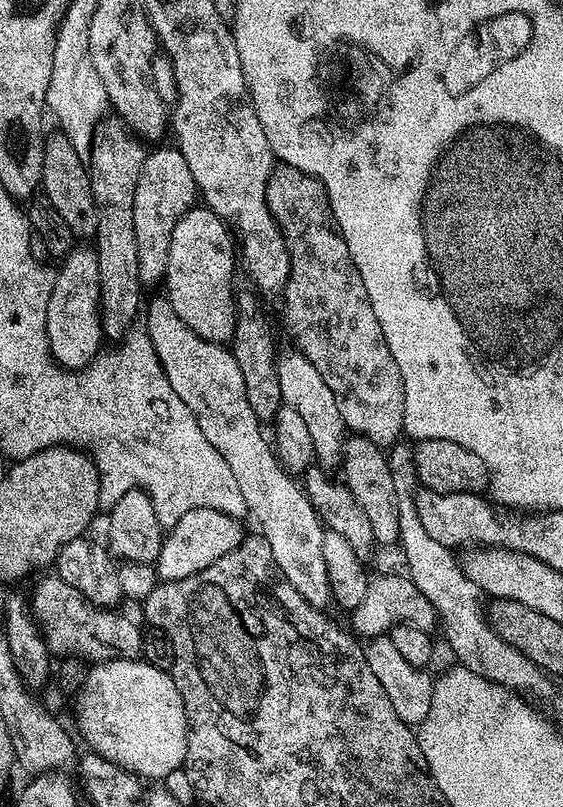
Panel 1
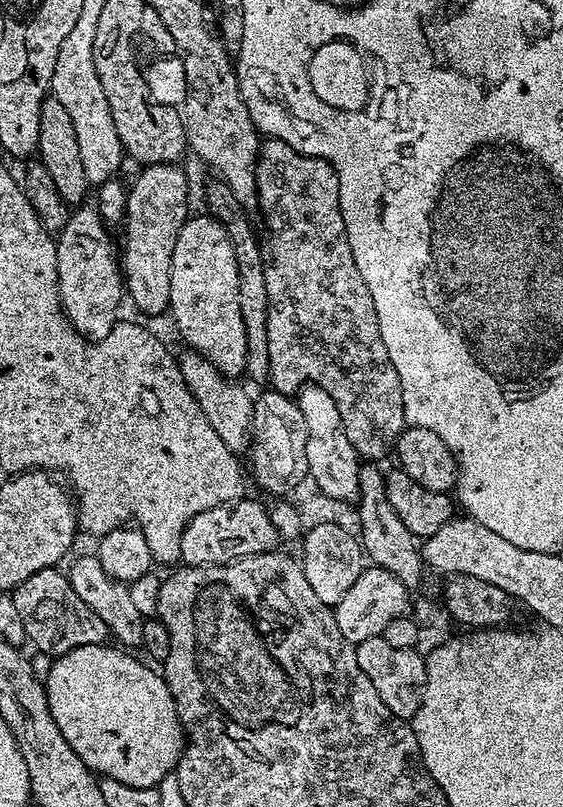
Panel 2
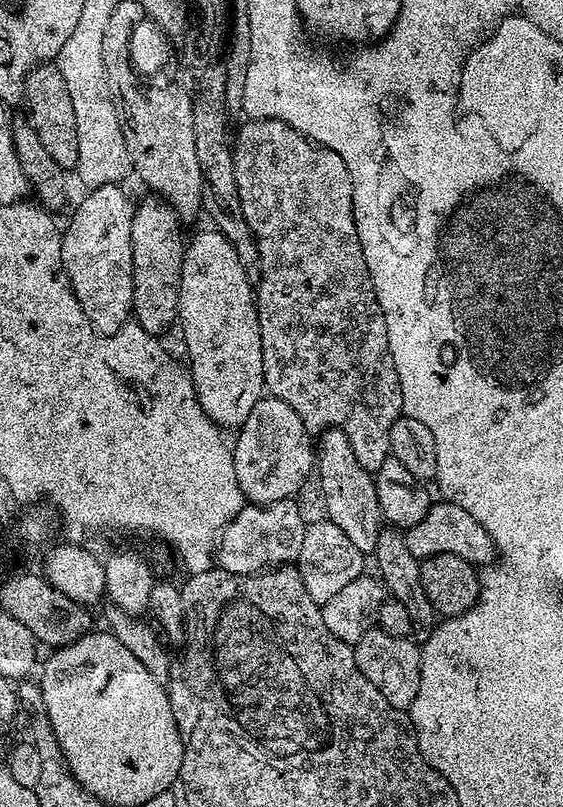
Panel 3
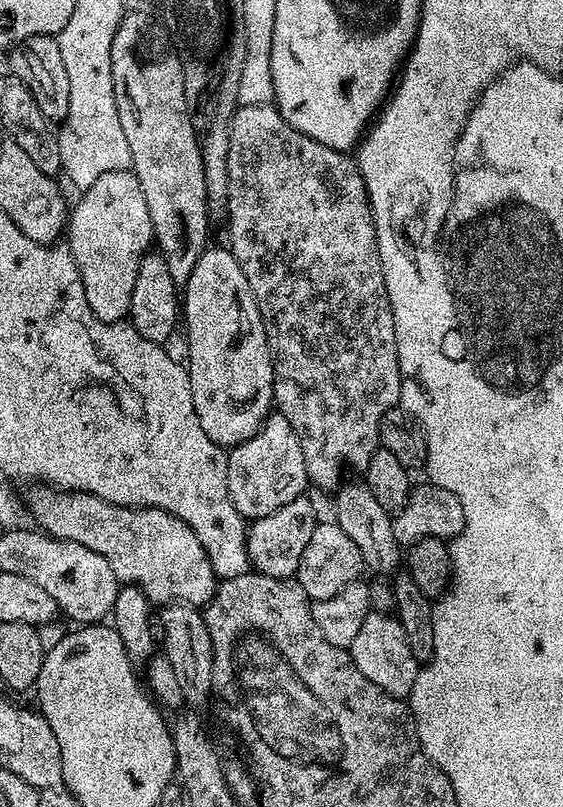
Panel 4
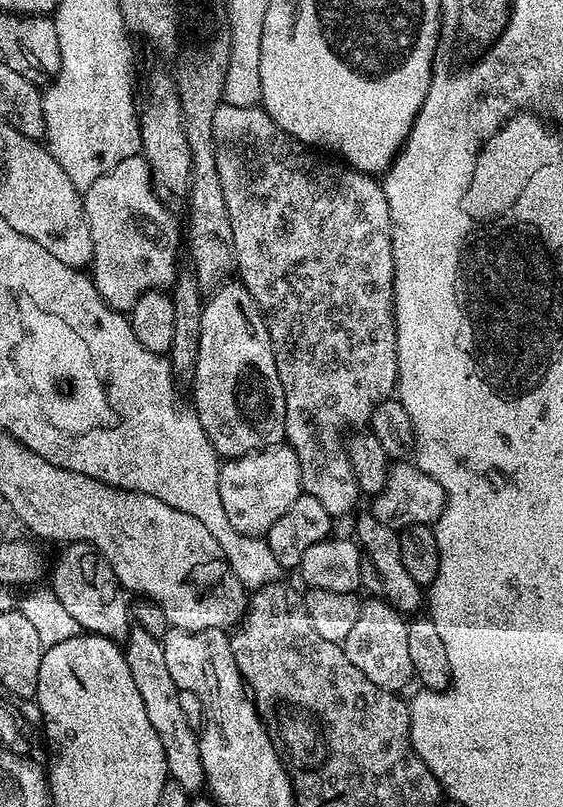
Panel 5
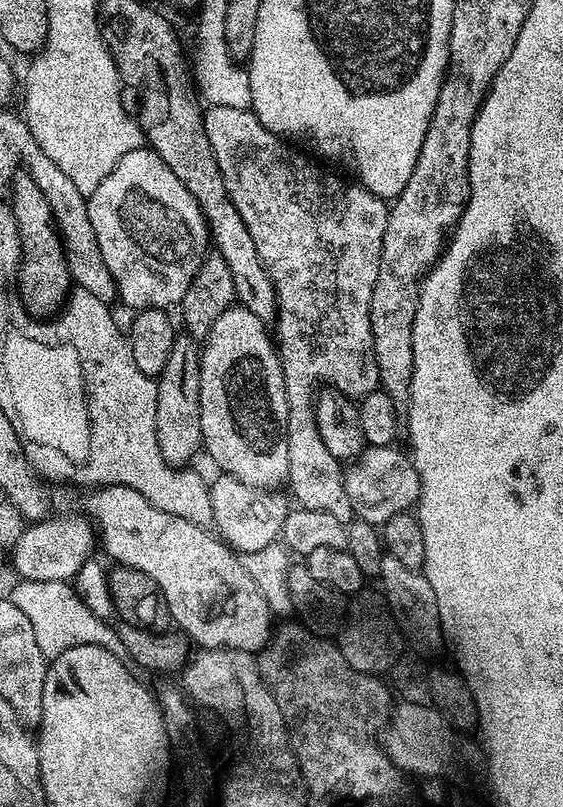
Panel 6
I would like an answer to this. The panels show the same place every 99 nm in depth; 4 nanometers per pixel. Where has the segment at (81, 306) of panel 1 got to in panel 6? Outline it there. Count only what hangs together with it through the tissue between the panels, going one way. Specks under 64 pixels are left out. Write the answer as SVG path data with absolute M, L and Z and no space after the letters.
M145 146L130 150L102 178L98 190L87 197L90 226L94 226L94 238L98 238L98 250L106 258L106 266L116 283L119 303L124 303L131 310L142 308L162 308L165 310L179 305L183 300L190 282L200 269L204 257L210 252L210 231L200 204L190 194L188 187L162 162L162 158Z

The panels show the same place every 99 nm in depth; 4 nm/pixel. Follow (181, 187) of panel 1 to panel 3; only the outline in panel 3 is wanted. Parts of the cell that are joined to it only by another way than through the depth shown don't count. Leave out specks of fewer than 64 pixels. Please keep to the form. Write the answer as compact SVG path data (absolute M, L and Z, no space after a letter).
M159 198L137 203L132 210L130 246L132 247L132 316L151 336L159 337L175 325L180 311L180 271L185 241L180 241L181 223L170 205Z

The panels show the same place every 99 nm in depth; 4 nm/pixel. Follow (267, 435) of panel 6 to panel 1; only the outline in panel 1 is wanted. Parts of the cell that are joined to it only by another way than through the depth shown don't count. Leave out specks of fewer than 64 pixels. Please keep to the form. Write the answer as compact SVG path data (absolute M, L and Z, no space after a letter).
M193 206L180 219L178 226L170 234L170 250L166 262L166 274L163 283L168 284L166 295L170 306L174 306L174 314L207 340L228 342L232 339L234 322L236 321L236 296L232 292L232 260L237 259L238 252L234 247L234 236L227 224L218 214L214 214L206 206Z

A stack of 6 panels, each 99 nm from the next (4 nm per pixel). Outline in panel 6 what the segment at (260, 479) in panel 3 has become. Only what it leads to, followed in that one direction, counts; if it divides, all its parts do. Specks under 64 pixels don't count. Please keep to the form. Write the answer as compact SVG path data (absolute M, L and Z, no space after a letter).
M220 474L217 477L216 481L214 479L211 481L208 493L212 524L220 539L240 554L257 552L277 543L284 520L290 511L290 505L283 496L283 491L255 488L227 474Z

